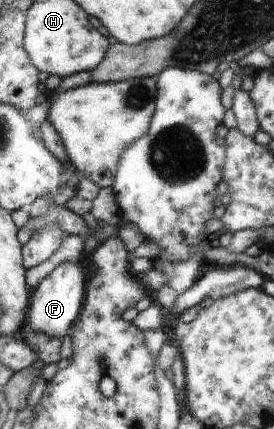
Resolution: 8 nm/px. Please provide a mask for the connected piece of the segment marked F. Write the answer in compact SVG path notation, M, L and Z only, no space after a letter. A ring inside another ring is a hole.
M61 262L49 276L46 276L35 287L35 298L31 300L31 320L27 320L27 328L23 328L23 339L29 338L33 332L43 332L47 336L65 337L71 324L77 320L81 304L83 304L83 272L77 264Z

